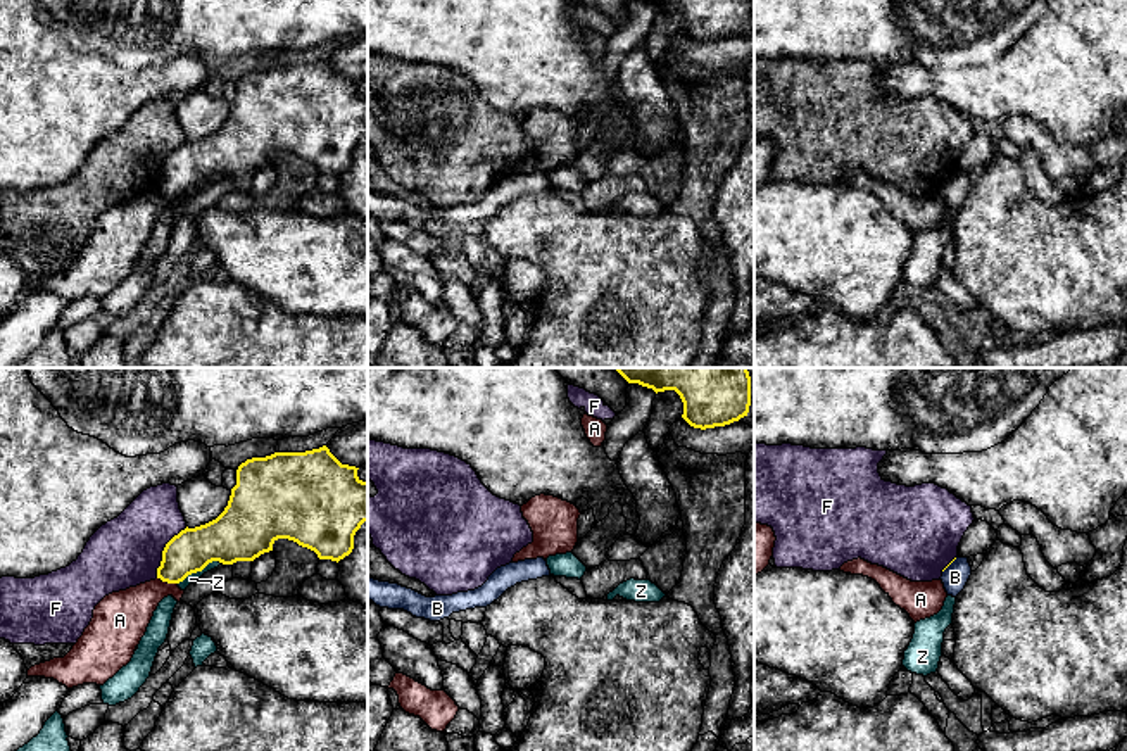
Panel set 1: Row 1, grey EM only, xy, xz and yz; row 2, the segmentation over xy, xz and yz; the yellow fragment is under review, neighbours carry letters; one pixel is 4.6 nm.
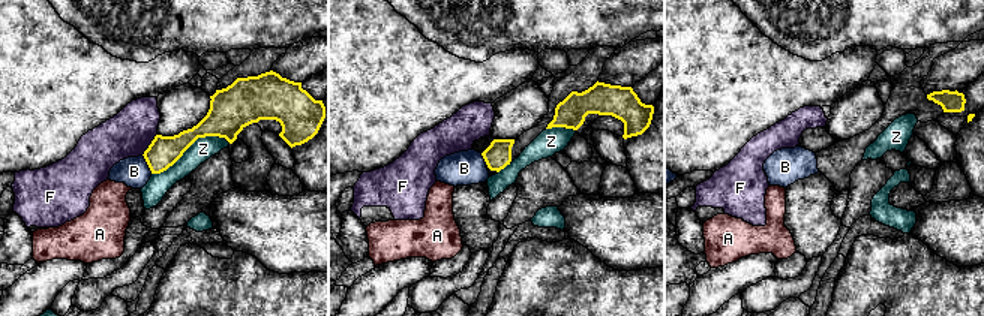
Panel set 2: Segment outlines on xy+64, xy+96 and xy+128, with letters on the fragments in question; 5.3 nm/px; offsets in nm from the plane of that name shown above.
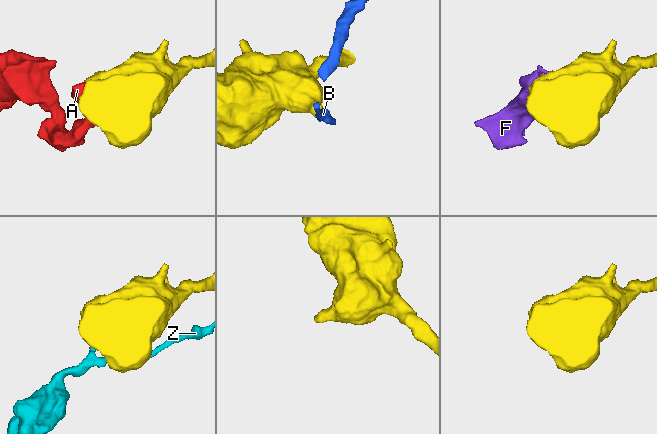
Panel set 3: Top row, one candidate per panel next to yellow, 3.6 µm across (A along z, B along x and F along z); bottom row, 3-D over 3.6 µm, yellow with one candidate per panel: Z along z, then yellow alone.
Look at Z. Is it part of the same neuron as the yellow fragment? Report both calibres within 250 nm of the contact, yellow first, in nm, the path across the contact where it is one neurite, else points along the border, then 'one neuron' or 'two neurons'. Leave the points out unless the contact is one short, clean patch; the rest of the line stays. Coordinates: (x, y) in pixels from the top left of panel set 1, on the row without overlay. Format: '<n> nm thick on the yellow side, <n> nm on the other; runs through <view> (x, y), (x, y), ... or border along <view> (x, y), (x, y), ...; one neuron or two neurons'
260 nm thick on the yellow side, 50 nm on the other; two neurons

